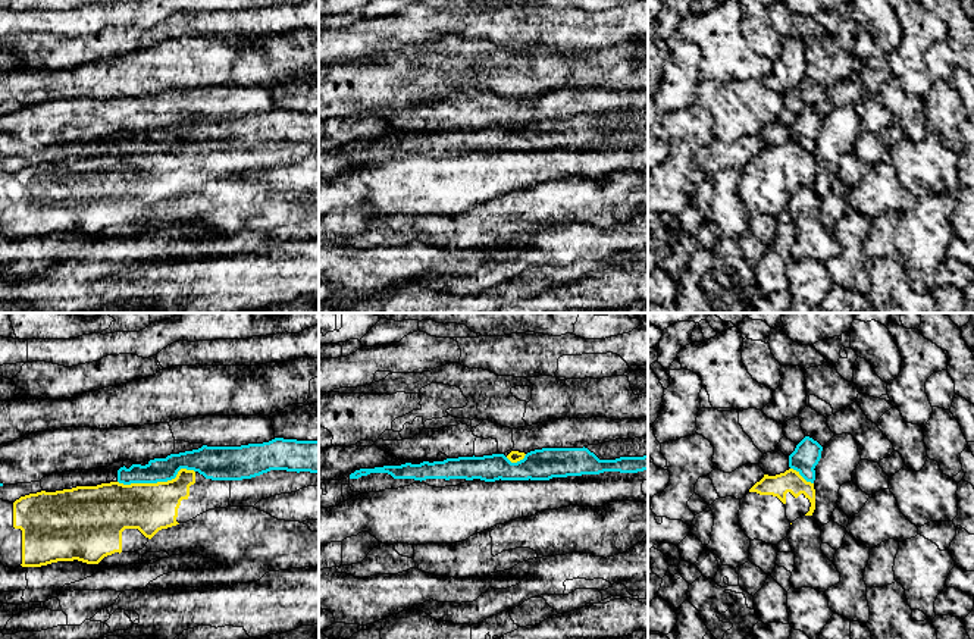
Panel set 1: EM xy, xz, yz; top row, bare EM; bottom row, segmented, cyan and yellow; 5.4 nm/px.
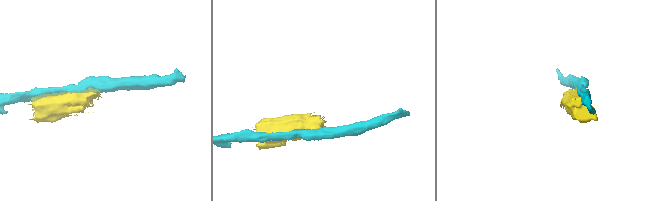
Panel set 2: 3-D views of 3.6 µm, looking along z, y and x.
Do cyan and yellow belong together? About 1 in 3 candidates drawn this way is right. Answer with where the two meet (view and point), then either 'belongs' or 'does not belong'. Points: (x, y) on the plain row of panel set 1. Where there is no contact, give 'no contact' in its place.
meets cyan in xy at (156, 153); does not belong

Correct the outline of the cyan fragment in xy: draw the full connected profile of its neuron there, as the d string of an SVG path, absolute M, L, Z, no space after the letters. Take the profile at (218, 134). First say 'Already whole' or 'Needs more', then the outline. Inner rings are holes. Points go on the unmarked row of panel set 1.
Already whole. M275 109L263 115L248 115L241 118L207 118L170 125L166 129L150 131L145 137L132 135L118 141L118 153L131 154L157 154L176 148L181 140L194 141L212 151L242 151L260 147L270 141L310 142L319 145L319 112L297 112Z

